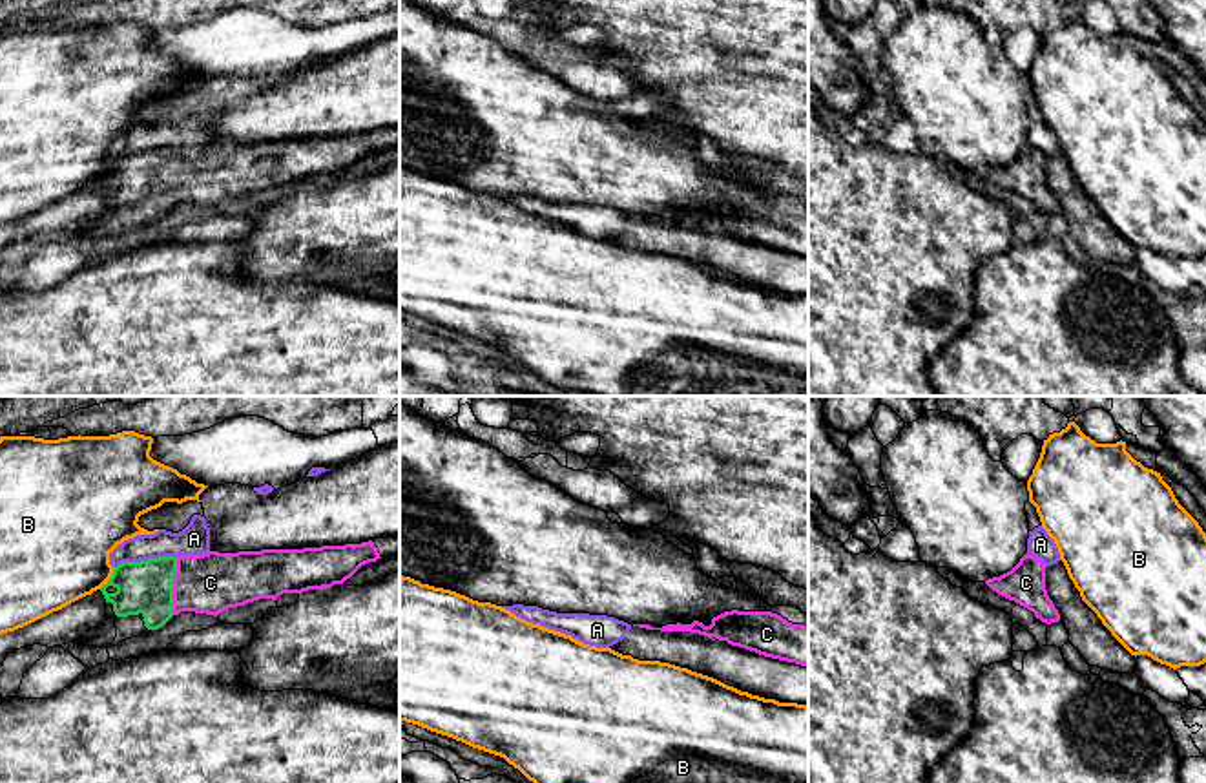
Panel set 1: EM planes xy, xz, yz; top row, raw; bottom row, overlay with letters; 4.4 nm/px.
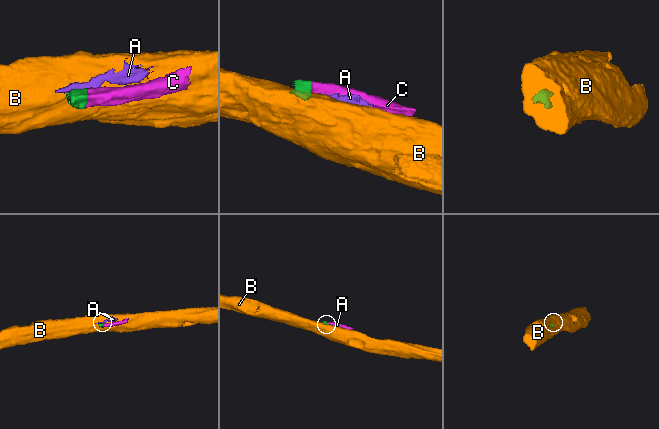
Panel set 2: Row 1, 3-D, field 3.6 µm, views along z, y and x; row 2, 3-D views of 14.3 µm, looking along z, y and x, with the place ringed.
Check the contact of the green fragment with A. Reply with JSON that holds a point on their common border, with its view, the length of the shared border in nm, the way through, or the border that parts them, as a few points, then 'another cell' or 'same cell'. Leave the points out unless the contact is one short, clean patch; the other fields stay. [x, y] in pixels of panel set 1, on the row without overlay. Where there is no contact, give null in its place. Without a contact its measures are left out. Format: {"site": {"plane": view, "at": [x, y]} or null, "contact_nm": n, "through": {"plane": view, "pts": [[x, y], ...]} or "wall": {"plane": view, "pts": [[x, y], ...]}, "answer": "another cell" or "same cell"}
{"site": {"plane": "xy", "at": [145, 152]}, "contact_nm": 280, "wall": {"plane": "xy", "pts": [[176, 146], [123, 152], [115, 159]]}, "answer": "another cell"}

